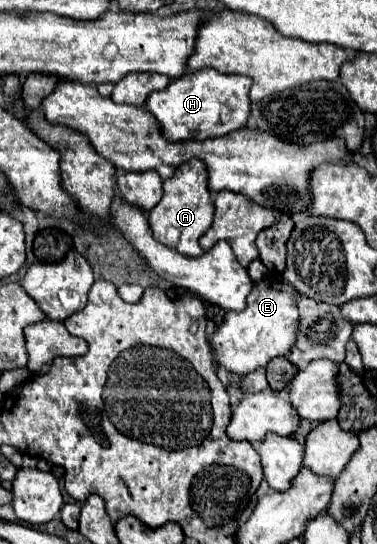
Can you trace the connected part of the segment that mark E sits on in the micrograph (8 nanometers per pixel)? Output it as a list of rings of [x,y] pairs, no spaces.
[[[269,276],[253,286],[247,296],[247,306],[241,312],[227,312],[221,326],[209,336],[209,344],[217,366],[225,366],[231,374],[245,376],[259,366],[267,366],[271,358],[285,356],[295,344],[297,332],[297,306],[295,288],[281,276]]]

